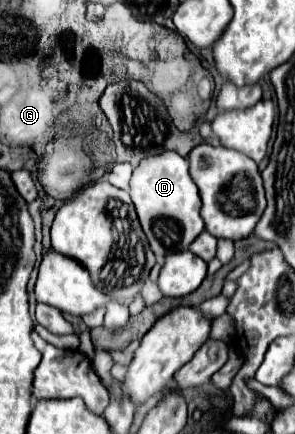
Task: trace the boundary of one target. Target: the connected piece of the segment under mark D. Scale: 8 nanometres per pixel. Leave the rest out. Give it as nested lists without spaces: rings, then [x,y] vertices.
[[[173,151],[141,159],[141,163],[133,169],[129,195],[139,215],[141,227],[149,239],[149,245],[157,257],[185,251],[203,231],[203,219],[199,215],[199,189],[189,175],[187,159]]]

